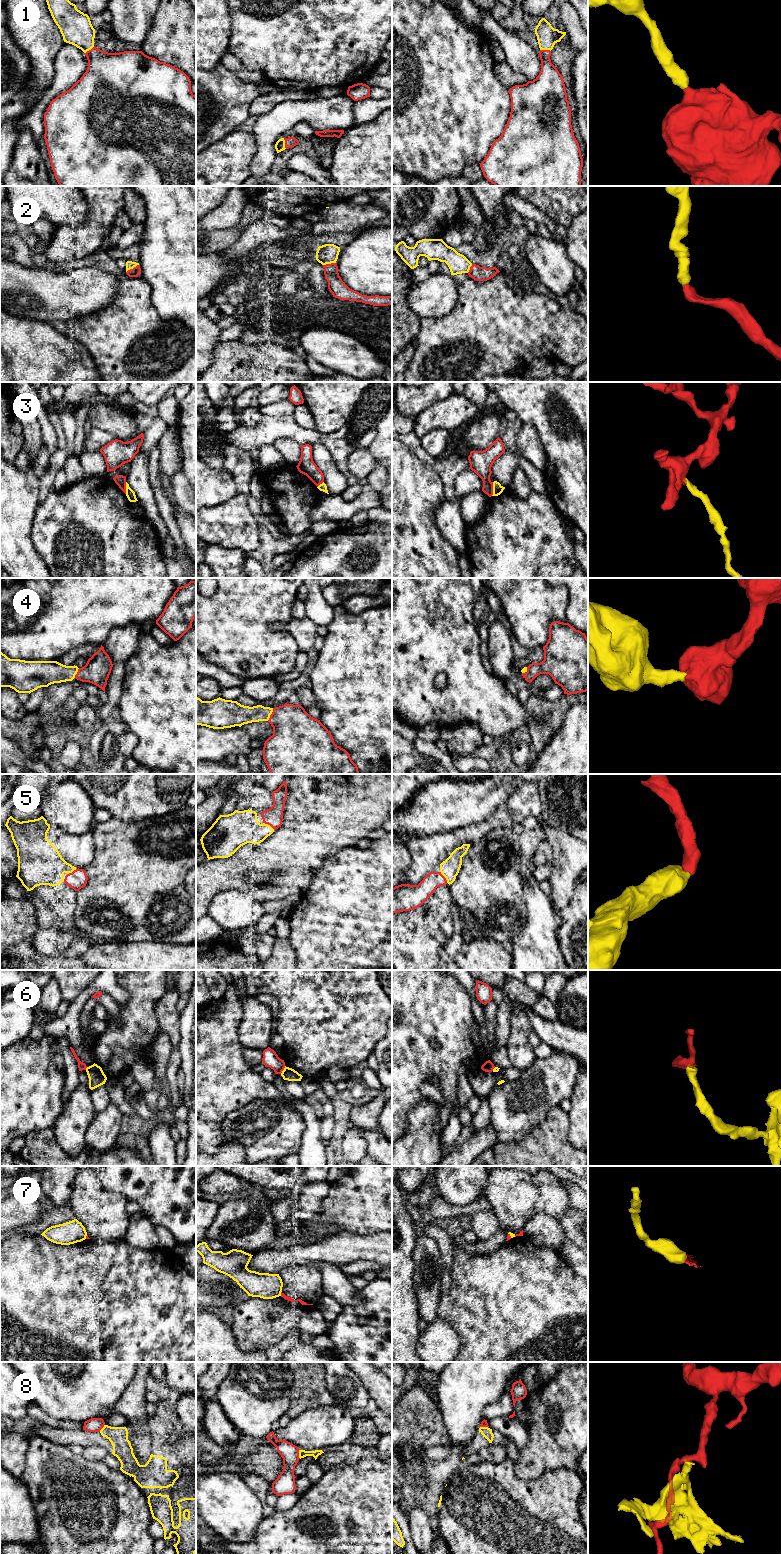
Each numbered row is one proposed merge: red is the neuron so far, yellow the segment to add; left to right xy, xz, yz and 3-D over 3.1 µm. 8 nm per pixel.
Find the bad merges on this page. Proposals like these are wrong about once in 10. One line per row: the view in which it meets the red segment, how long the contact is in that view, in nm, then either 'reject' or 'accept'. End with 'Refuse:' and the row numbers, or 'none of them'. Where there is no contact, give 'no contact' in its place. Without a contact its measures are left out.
1: meets red in xz; contact 90 nm long; accept
2: meets red in xy; contact 120 nm long; accept
3: meets red in yz; contact 110 nm long; reject
4: meets red in xz; contact 120 nm long; accept
5: meets red in xz; contact 110 nm long; accept
6: meets red in xz; contact 80 nm long; reject
7: meets red in xz; contact 40 nm long; reject
8: meets red in xz; contact 80 nm long; reject
Refuse: 3, 6, 7, 8

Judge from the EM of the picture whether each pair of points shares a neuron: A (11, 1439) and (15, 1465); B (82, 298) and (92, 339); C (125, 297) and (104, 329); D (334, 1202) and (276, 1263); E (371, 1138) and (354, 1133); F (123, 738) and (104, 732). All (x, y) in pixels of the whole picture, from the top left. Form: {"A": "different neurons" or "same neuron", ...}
{"A": "same neuron", "B": "different neurons", "C": "same neuron", "D": "different neurons", "E": "different neurons", "F": "same neuron"}

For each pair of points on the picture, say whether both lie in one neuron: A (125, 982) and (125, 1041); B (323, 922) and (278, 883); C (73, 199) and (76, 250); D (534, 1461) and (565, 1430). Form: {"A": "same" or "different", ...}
{"A": "same", "B": "different", "C": "different", "D": "same"}

